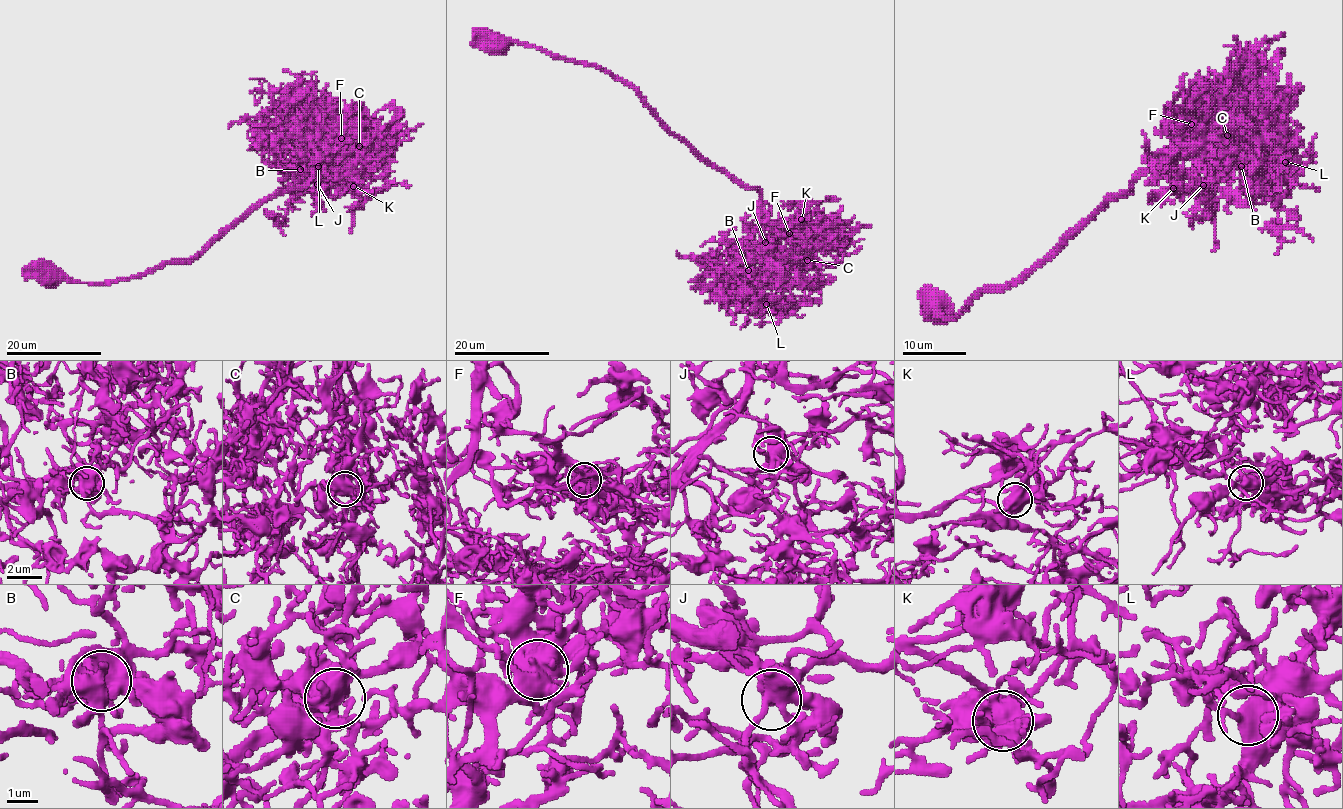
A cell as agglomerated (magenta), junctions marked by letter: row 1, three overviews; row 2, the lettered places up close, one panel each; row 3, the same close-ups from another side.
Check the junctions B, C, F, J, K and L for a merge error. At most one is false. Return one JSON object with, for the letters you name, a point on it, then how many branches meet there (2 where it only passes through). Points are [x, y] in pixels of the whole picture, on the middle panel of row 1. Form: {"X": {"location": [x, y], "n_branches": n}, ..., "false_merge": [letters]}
{"false_merge": []}

